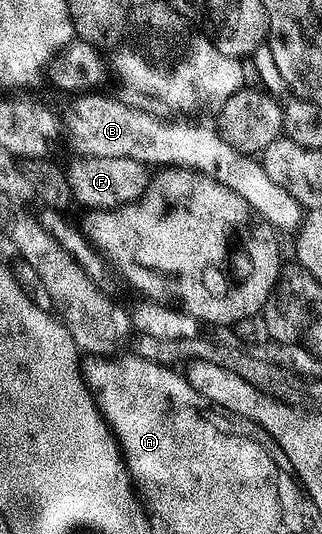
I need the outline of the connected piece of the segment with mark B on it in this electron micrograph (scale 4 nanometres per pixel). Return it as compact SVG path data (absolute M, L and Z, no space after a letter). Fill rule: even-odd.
M80 94L68 109L62 112L62 132L68 135L68 144L73 153L94 158L136 159L147 166L177 166L193 168L234 190L252 207L259 219L272 225L277 233L295 233L305 219L305 209L270 174L255 155L234 150L215 127L203 128L200 122L166 124L144 112L138 112L128 104L112 96Z

